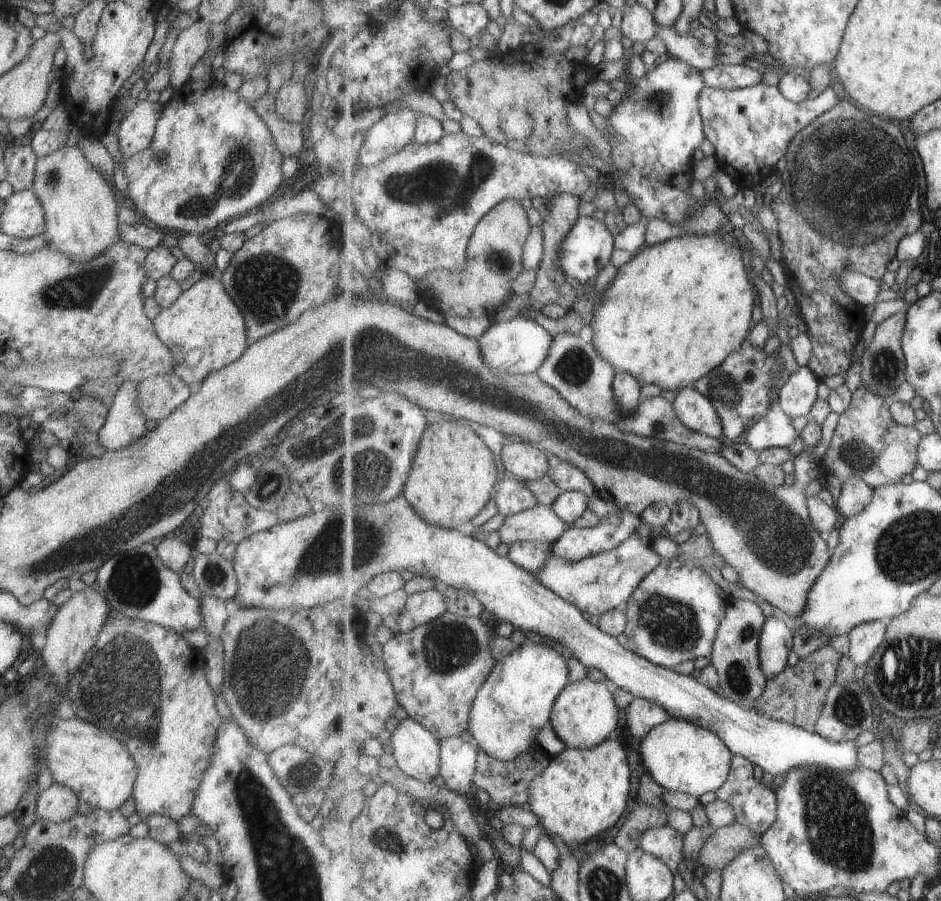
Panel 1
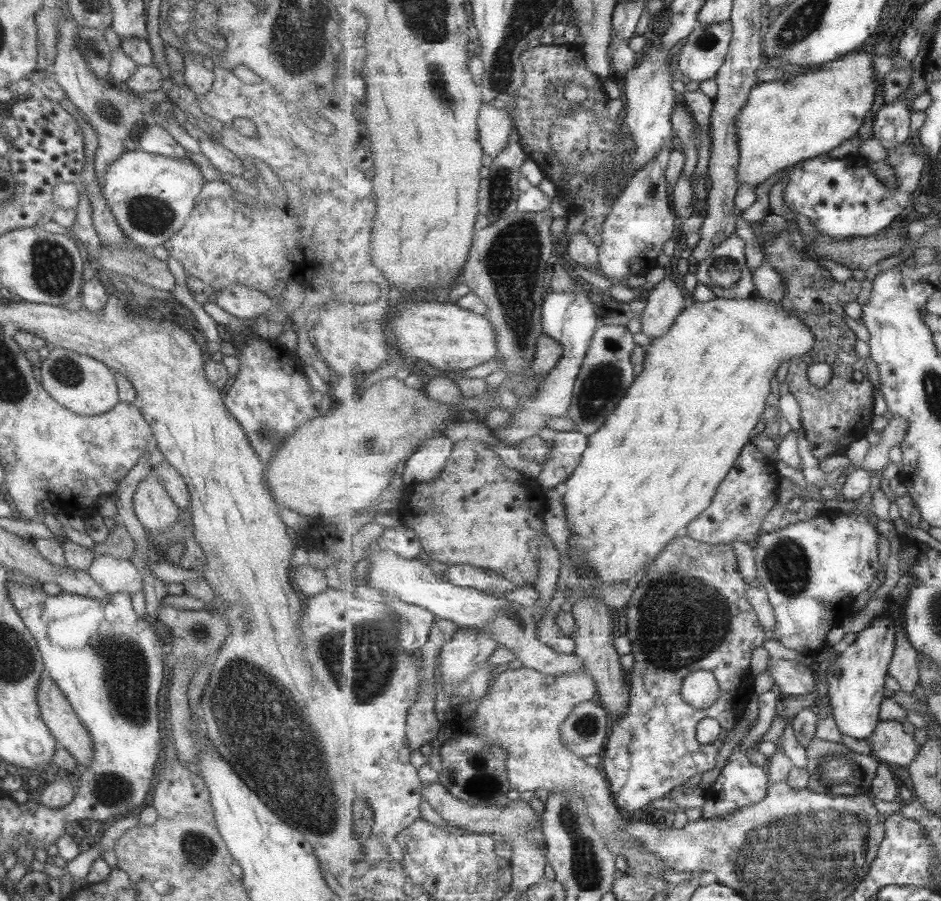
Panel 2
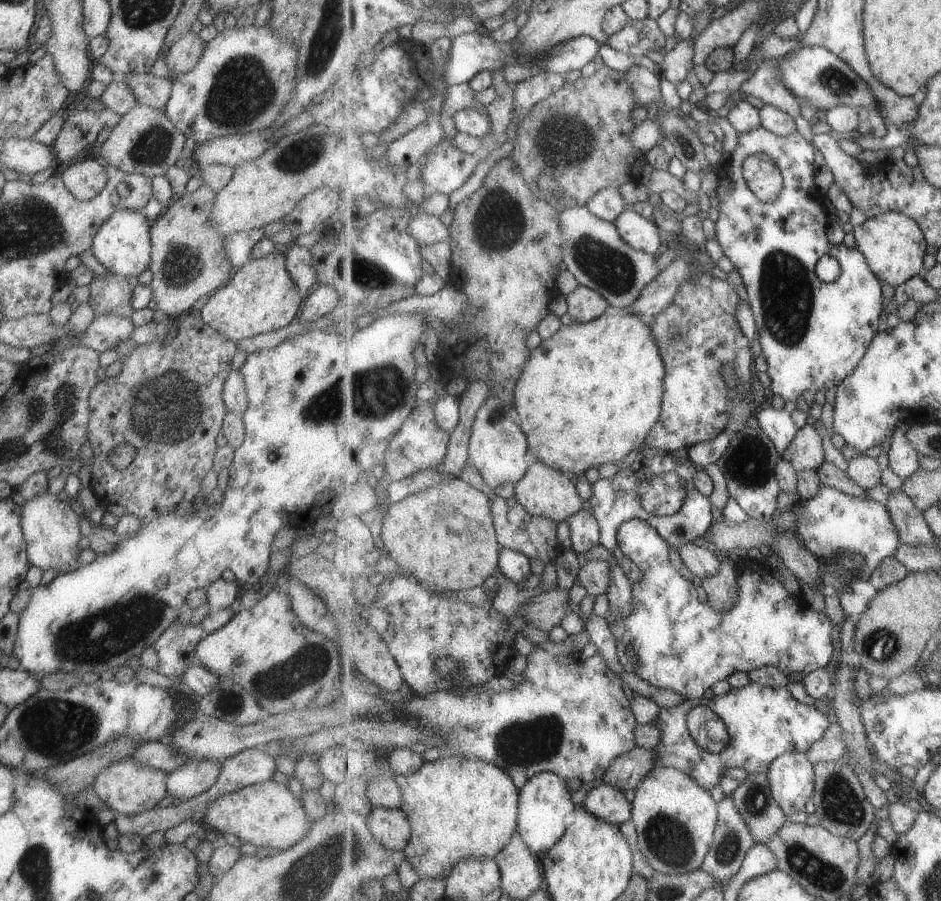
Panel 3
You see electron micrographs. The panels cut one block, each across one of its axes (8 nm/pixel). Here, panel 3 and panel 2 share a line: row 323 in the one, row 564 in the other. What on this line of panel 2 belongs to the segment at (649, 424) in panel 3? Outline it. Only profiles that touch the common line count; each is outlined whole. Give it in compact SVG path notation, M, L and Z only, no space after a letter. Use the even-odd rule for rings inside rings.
M757 296L755 300L735 300L719 298L709 302L696 302L686 308L682 314L676 318L675 324L668 334L662 338L652 340L647 348L647 356L644 365L644 372L638 374L636 382L629 388L628 395L617 405L615 412L609 416L603 428L597 430L596 434L588 437L589 447L583 454L581 462L573 476L567 480L566 492L563 496L566 519L571 536L567 540L569 544L569 558L575 568L589 567L598 582L629 581L633 580L639 570L665 550L665 547L675 538L678 538L684 528L689 526L689 522L698 519L713 502L714 496L718 492L719 485L727 478L731 468L742 455L743 448L752 443L751 434L755 426L762 421L763 412L767 408L767 398L771 396L771 382L775 372L792 359L802 358L811 351L817 340L815 334L803 323L801 318L792 316L784 307L767 298Z

